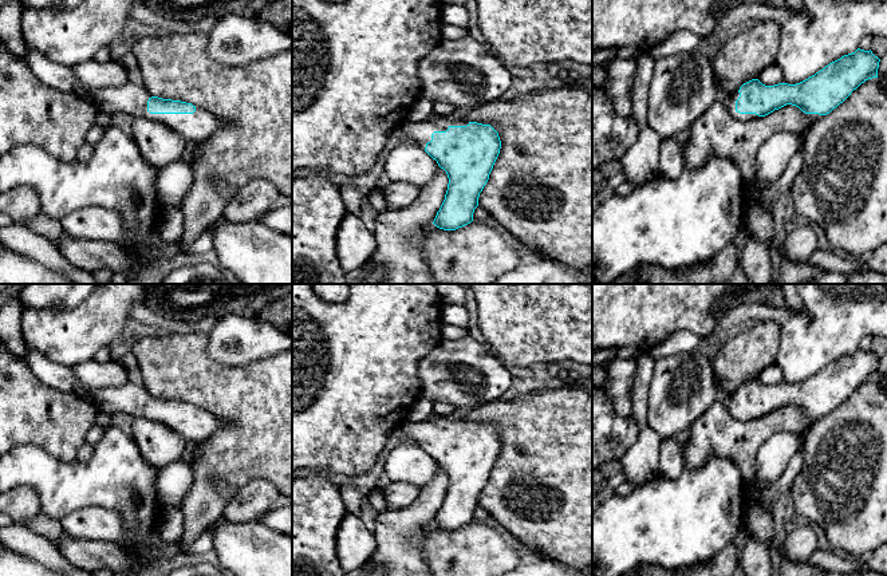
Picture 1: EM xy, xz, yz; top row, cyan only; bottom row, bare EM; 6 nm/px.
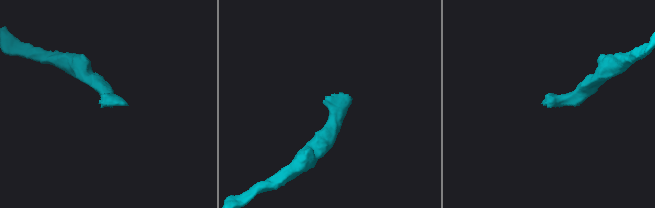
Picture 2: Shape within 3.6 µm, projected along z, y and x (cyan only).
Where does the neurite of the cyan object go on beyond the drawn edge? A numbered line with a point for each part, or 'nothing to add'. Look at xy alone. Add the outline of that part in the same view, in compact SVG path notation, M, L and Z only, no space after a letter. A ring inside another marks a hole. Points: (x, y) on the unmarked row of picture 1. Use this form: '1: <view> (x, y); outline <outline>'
1: xy (130, 398); outline M25 347L25 363L38 379L55 390L72 391L92 402L105 413L126 413L134 418L145 417L165 423L186 442L200 443L228 425L205 409L193 414L150 414L147 401L153 397L143 384L129 380L121 387L91 390L75 376L72 367L50 360L36 350Z

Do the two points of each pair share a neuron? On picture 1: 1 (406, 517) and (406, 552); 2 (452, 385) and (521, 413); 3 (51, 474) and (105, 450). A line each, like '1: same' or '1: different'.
1: same
2: different
3: same

